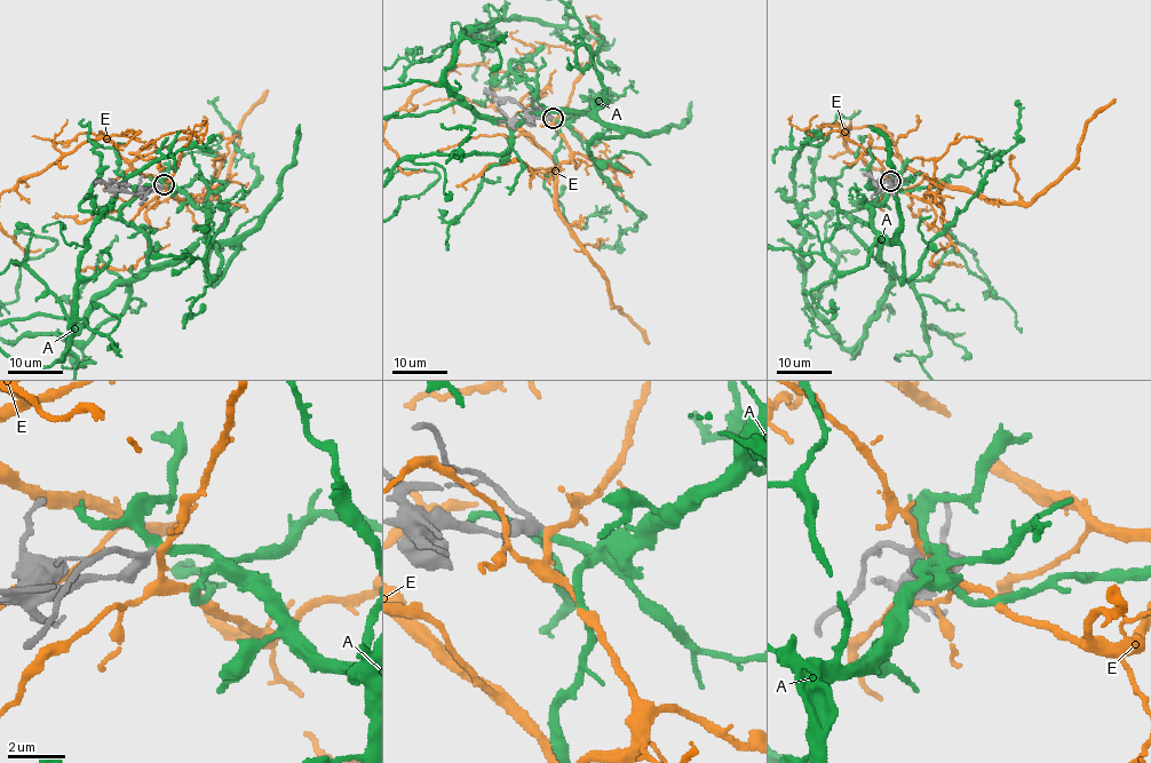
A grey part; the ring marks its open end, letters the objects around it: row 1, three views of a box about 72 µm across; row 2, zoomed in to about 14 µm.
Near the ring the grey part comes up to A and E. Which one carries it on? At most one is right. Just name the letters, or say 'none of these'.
none of these

